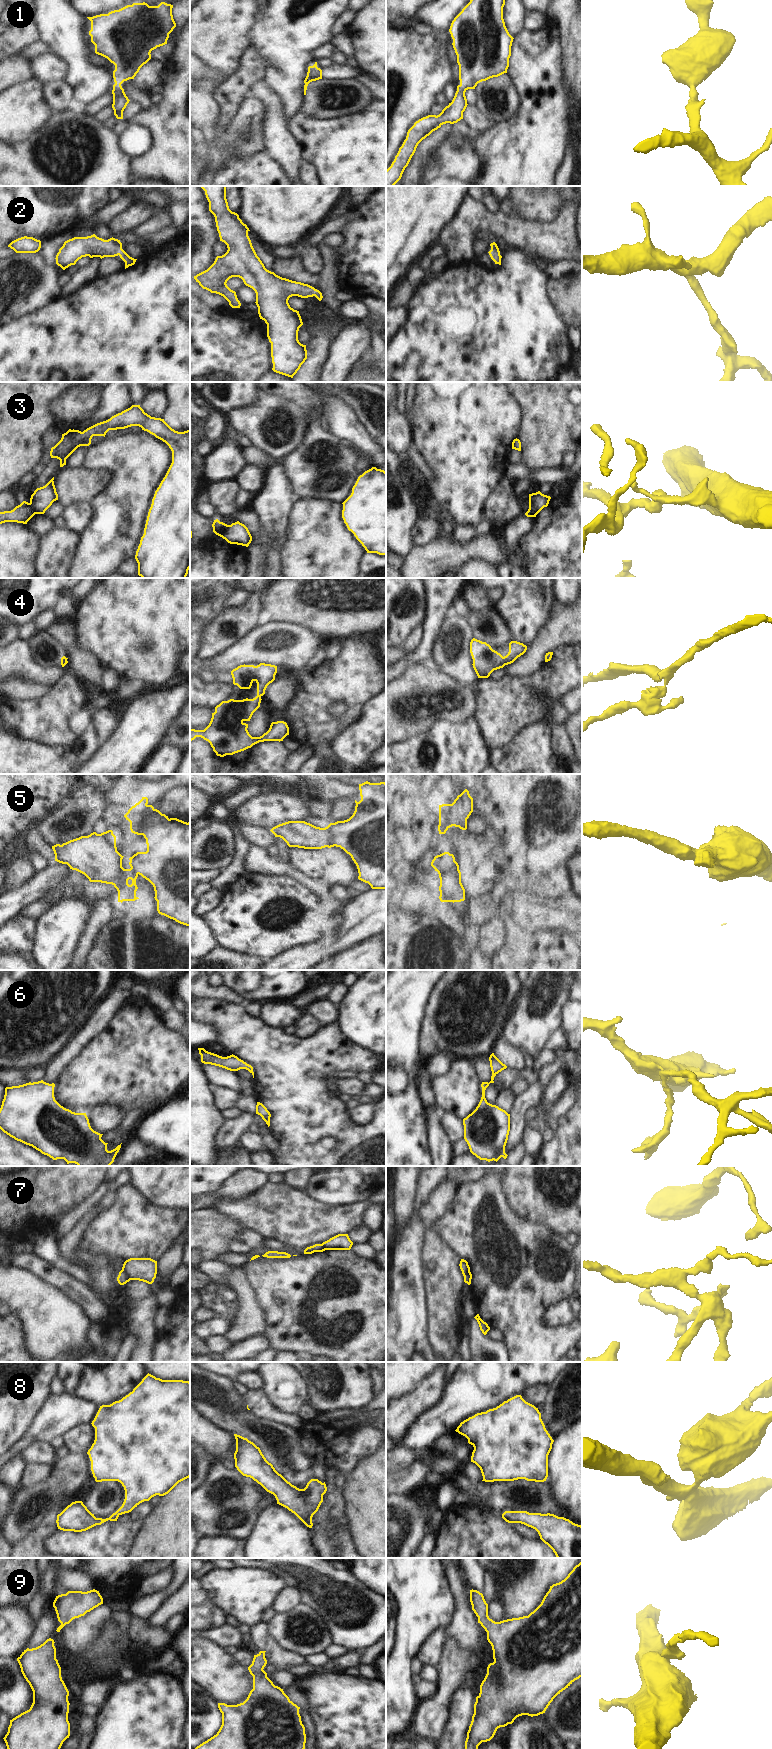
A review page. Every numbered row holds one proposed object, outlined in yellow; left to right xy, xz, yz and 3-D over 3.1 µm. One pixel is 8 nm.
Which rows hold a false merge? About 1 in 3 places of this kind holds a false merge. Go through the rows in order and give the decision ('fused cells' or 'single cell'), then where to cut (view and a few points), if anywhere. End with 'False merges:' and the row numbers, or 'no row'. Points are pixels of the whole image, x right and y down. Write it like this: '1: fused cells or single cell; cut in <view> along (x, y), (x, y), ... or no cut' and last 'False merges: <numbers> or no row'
1: single cell; no cut
2: single cell; no cut
3: fused cells; cut in xz along (228, 525), (218, 535)
4: single cell; no cut
5: fused cells; cut in xz along (328, 825), (332, 831), (335, 845)
6: single cell; no cut
7: fused cells; cut in xy along (122, 1269), (130, 1279)
8: single cell; no cut
9: single cell; no cut
False merges: 3, 5, 7

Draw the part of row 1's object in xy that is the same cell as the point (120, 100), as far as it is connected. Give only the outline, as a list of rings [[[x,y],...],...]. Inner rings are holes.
[[[145,2],[133,3],[108,14],[87,17],[91,21],[89,35],[95,45],[95,53],[115,65],[112,108],[117,119],[123,119],[123,111],[130,101],[121,84],[134,79],[140,68],[151,59],[151,51],[167,44],[169,34],[176,27],[172,8],[173,5],[165,2],[161,2],[158,6],[149,6]]]

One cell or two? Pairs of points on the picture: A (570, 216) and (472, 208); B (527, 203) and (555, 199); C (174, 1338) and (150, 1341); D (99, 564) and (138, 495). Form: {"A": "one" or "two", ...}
{"A": "one", "B": "one", "C": "two", "D": "one"}

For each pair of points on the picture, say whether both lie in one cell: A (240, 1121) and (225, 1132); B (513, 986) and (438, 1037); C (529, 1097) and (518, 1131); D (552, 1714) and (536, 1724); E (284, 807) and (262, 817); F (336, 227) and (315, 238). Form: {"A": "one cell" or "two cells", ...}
{"A": "one cell", "B": "one cell", "C": "one cell", "D": "two cells", "E": "one cell", "F": "one cell"}

